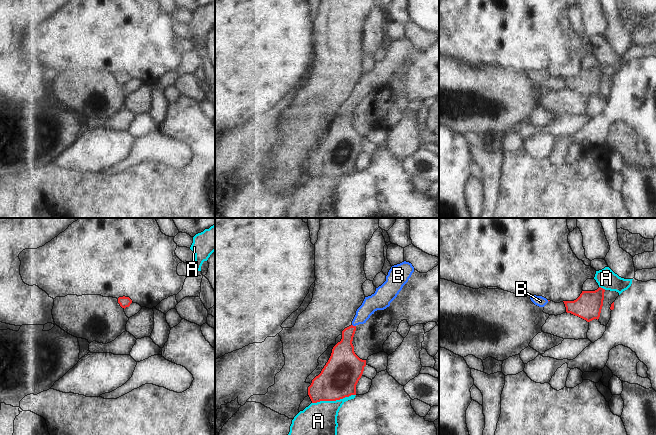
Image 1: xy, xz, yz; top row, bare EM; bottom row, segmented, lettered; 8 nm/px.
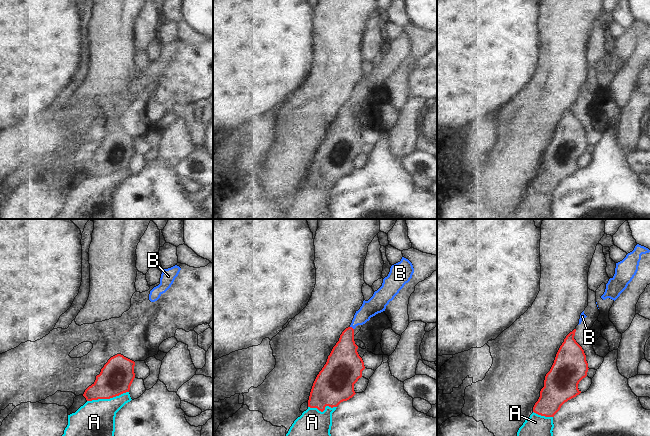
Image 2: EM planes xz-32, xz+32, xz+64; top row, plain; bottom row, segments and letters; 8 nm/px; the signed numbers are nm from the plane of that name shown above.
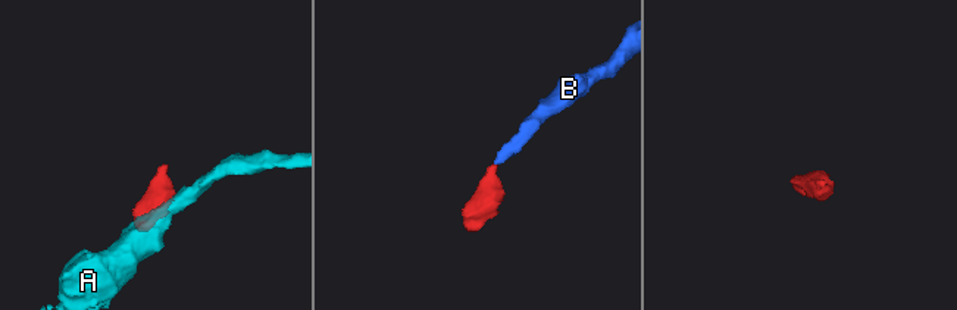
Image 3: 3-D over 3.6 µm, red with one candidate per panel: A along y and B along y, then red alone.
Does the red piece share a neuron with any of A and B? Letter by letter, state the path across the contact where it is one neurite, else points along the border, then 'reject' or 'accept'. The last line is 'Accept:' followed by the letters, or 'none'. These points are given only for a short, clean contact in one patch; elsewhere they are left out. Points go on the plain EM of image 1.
A: reject
B: way xz (343, 131), (347, 110), (354, 102), (372, 79); accept
Accept: B

